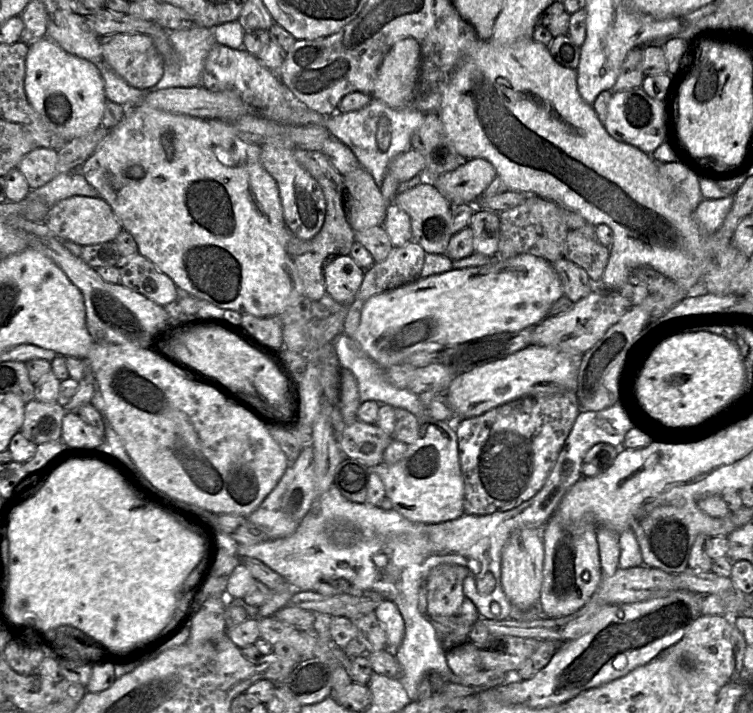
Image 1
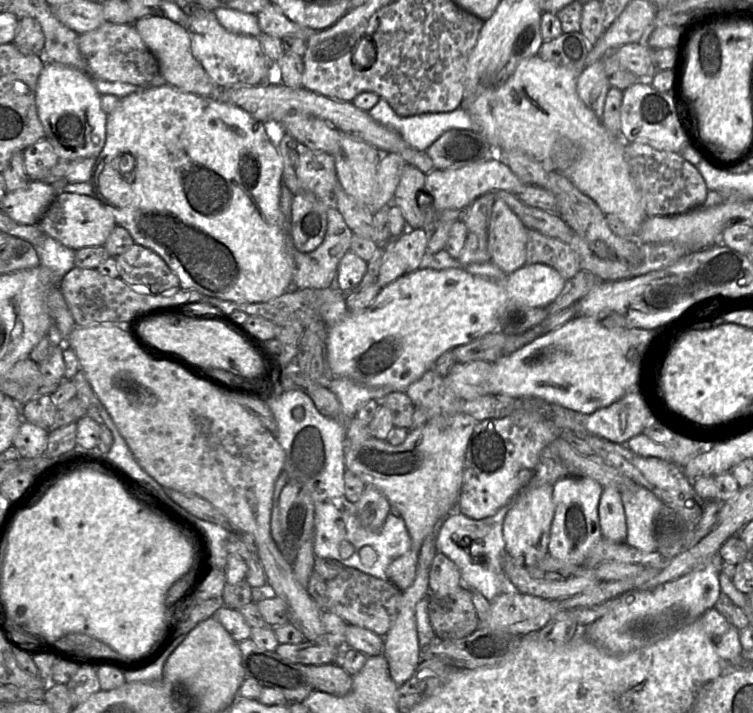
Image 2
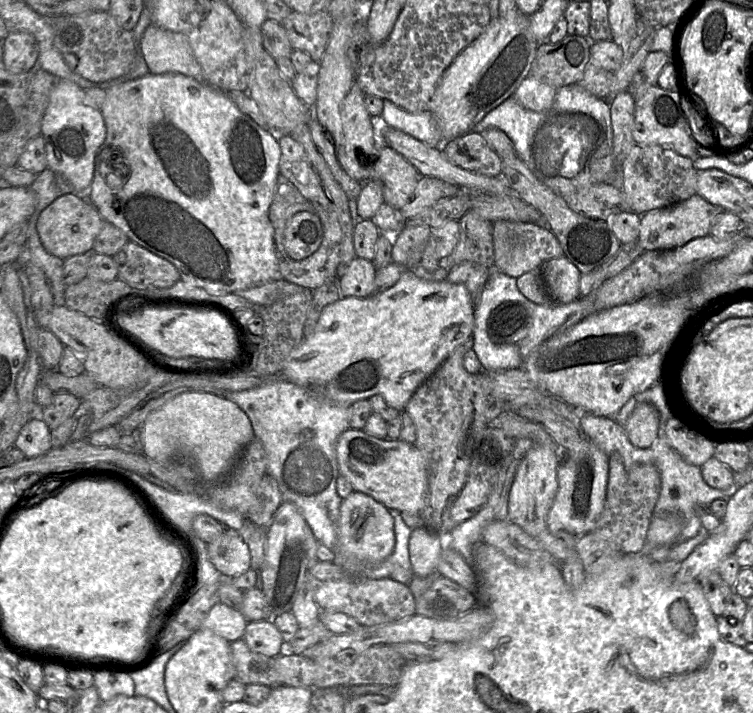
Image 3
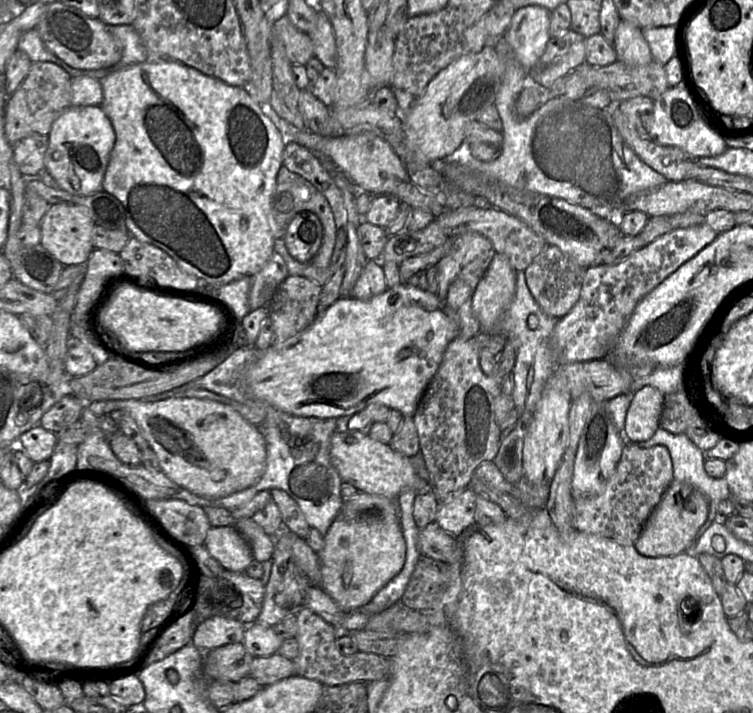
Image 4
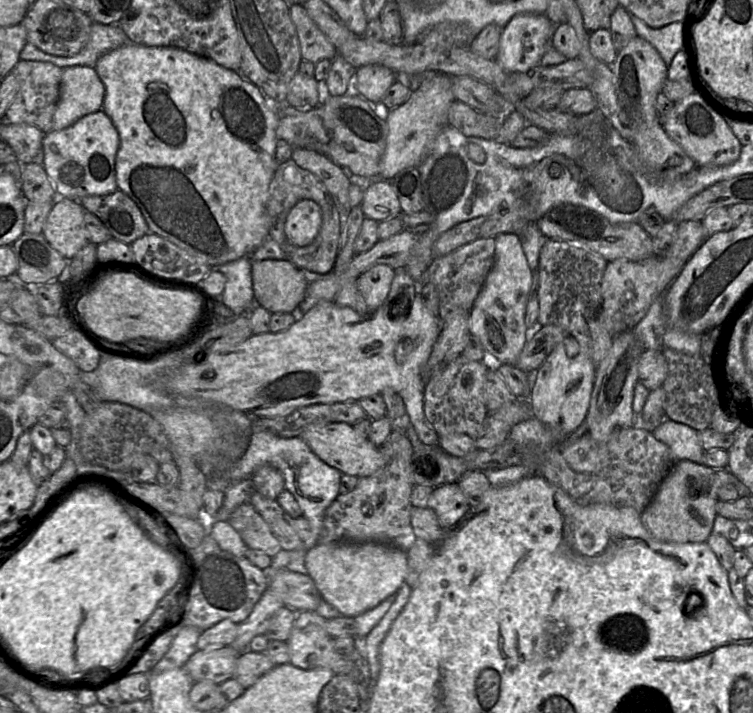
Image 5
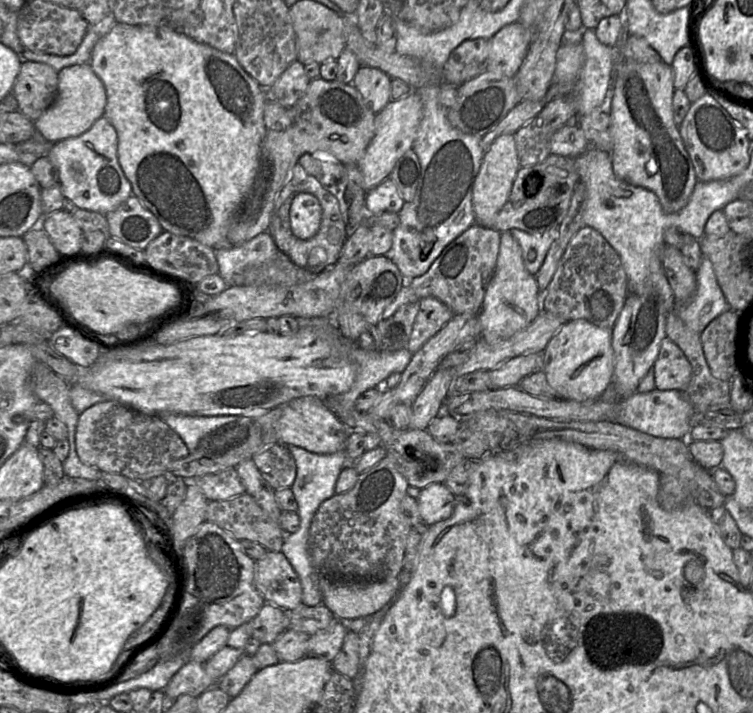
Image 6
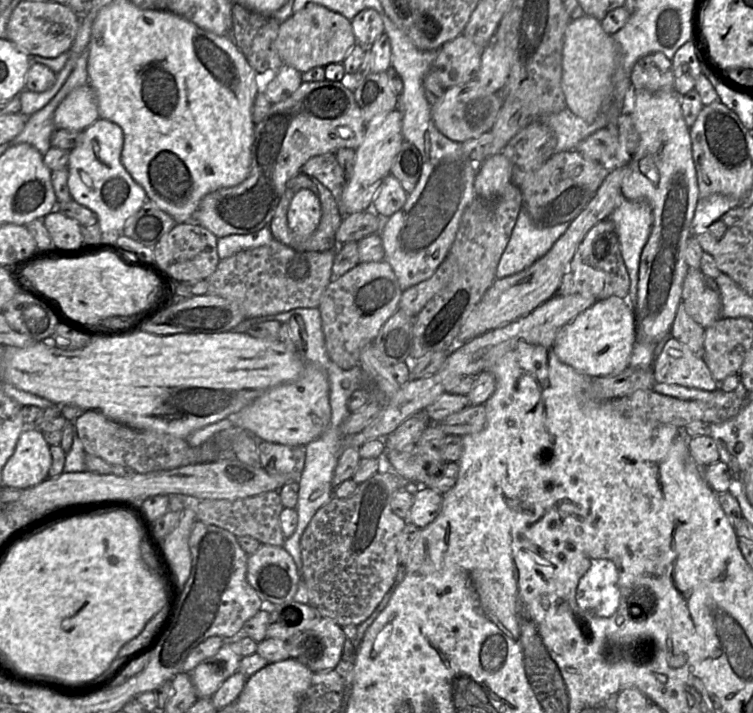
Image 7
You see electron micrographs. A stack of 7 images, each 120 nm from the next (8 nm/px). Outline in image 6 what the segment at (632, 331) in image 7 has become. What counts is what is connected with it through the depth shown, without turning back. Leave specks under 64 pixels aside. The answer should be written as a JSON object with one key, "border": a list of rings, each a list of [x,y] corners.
{"border":[[[587,320],[565,323],[542,352],[542,371],[556,397],[576,402],[598,399],[611,384],[614,371],[612,330]]]}

